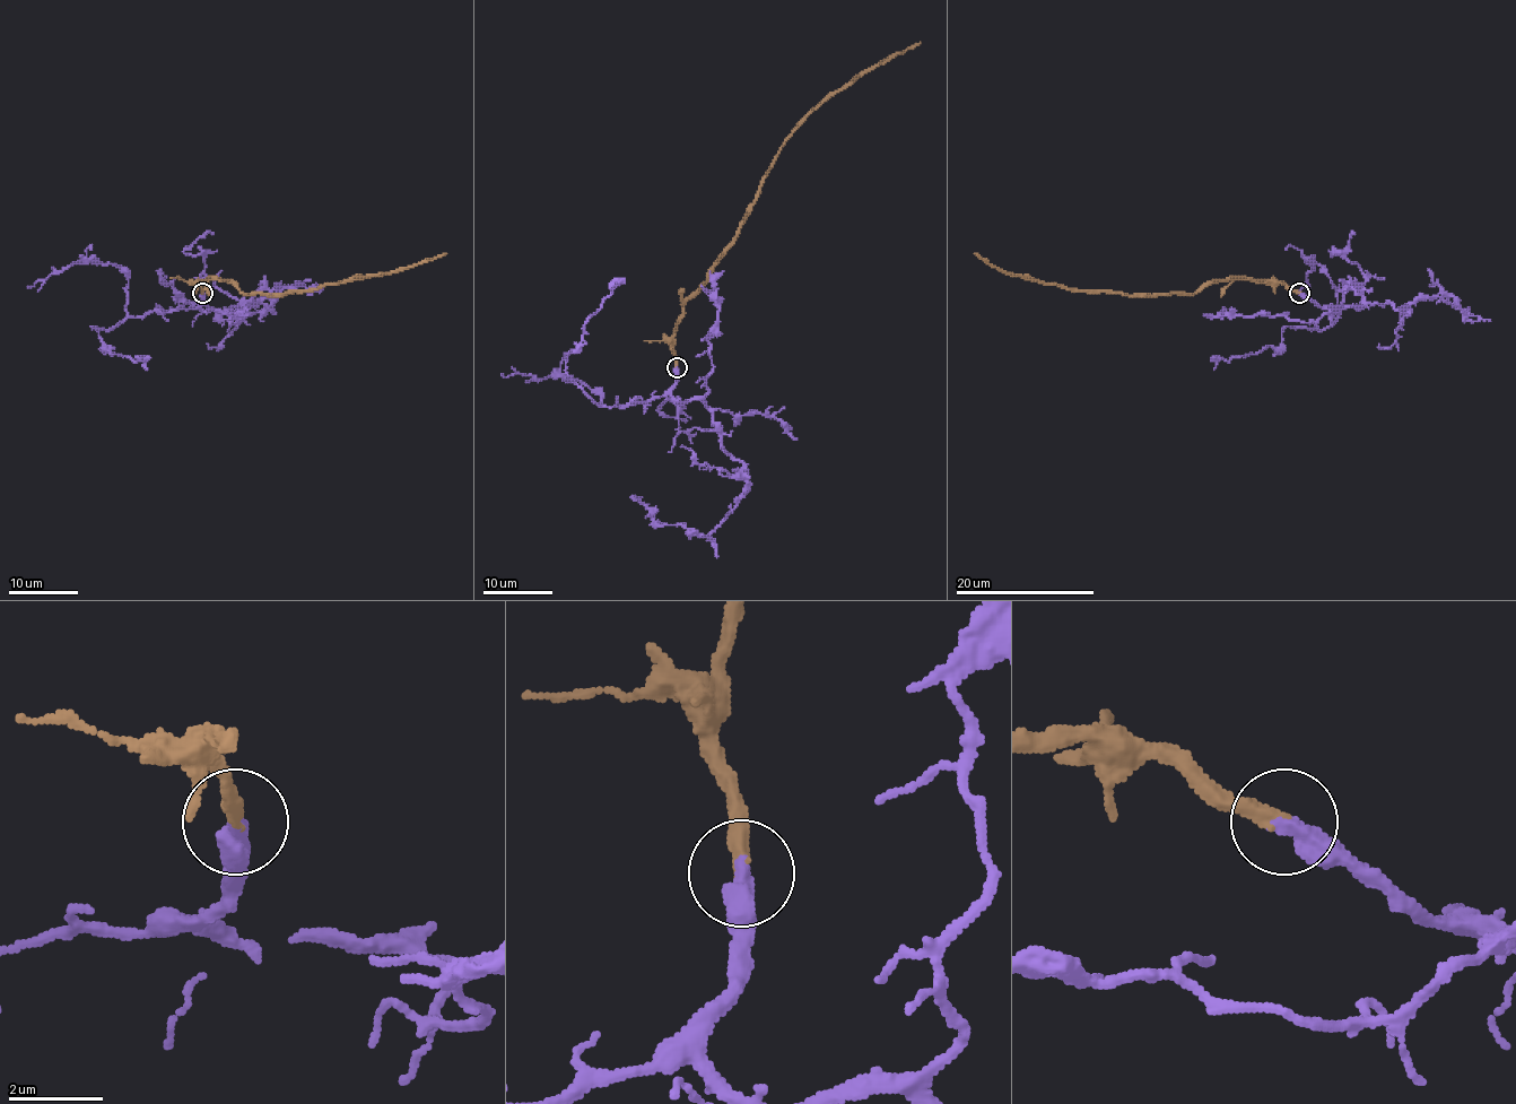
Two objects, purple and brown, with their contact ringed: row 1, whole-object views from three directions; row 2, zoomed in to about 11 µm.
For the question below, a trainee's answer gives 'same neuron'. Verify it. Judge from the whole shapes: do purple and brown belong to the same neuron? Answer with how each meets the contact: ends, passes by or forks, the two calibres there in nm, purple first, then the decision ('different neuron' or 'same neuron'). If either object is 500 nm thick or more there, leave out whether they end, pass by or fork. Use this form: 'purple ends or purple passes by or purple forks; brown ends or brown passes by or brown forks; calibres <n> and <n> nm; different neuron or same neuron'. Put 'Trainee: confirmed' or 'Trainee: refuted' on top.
Trainee: confirmed
purple ends; brown ends; calibres 460 and 340 nm; same neuron

